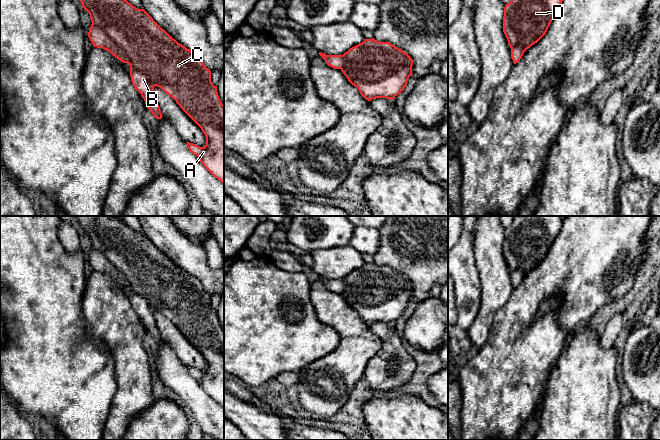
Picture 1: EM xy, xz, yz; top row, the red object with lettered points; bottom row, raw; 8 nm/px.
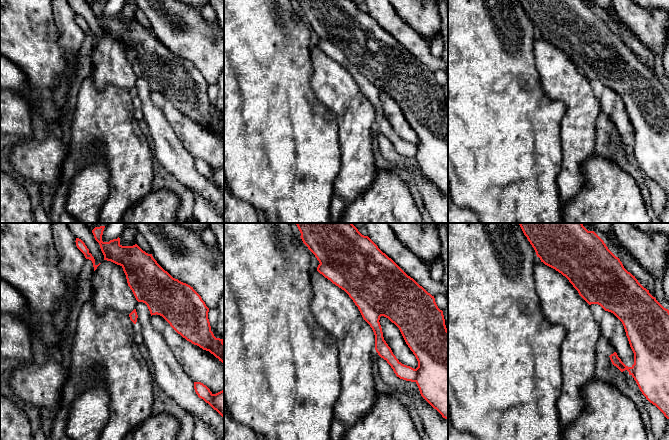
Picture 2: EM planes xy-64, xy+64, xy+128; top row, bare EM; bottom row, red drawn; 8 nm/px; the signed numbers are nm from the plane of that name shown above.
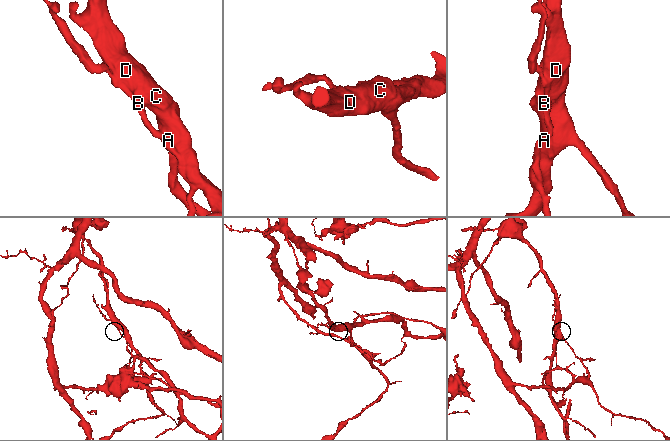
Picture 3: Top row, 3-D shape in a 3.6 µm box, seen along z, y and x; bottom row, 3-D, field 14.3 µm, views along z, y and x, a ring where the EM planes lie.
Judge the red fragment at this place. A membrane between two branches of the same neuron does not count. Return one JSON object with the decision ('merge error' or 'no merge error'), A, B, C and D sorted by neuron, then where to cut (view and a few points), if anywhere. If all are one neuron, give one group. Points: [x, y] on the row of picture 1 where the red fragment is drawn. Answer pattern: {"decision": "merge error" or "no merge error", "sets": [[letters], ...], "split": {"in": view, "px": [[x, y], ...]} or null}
{"decision": "merge error", "sets": [["A", "C", "D"], ["B"]], "split": {"in": "xy", "px": [[92, 23], [100, 27], [124, 51], [130, 62], [154, 86]]}}

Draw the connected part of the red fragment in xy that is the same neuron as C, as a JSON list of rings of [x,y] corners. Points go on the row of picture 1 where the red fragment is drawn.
[[[79,0],[91,18],[92,24],[103,29],[129,57],[132,65],[144,73],[153,86],[160,87],[173,98],[180,108],[201,128],[206,136],[206,145],[199,157],[203,166],[224,184],[224,105],[222,104],[217,86],[211,81],[211,71],[205,67],[200,57],[193,51],[172,38],[144,10],[138,9],[127,0]]]

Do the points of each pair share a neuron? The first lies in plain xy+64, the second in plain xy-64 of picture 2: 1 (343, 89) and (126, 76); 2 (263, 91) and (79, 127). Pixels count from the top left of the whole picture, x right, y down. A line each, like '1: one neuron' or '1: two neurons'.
1: two neurons
2: two neurons

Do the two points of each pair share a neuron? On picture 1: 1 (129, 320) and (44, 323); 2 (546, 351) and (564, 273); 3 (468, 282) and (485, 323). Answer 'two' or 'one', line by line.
1: two
2: one
3: two

